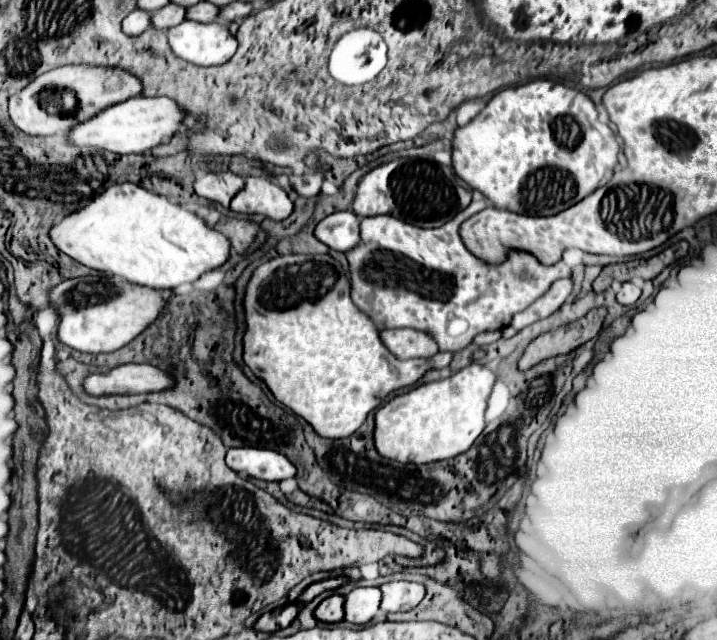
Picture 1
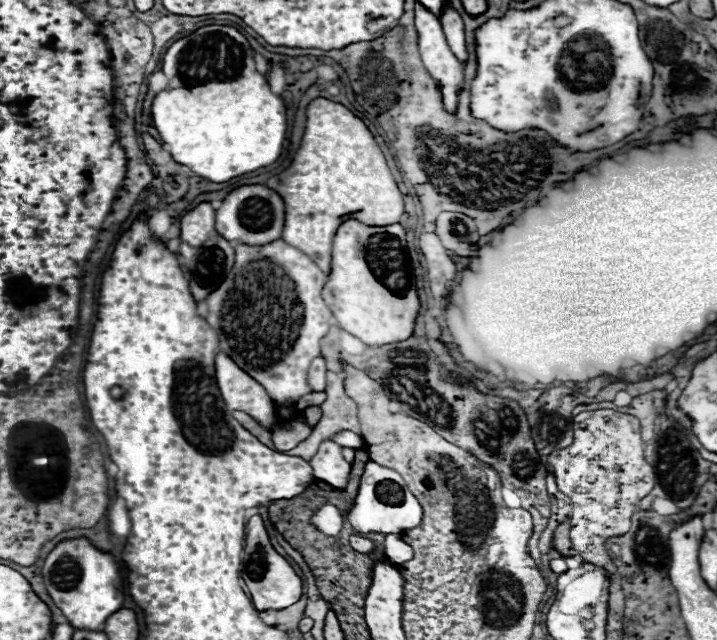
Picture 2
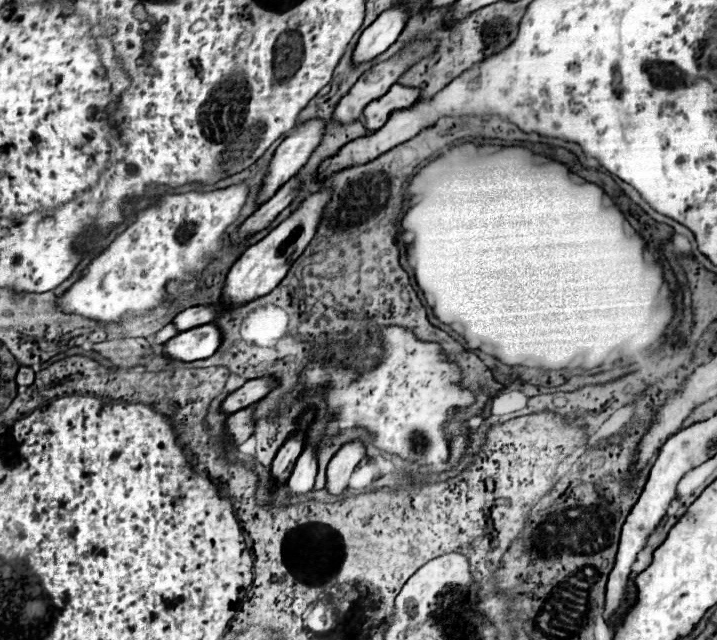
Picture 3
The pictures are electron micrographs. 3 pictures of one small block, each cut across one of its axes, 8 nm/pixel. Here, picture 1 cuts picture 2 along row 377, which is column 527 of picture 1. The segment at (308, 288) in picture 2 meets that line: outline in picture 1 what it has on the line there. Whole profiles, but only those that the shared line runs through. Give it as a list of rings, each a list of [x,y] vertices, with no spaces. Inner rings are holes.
[[[476,190],[470,206],[458,212],[450,222],[440,228],[418,228],[406,224],[394,216],[372,216],[360,222],[360,244],[346,252],[350,262],[350,280],[352,280],[352,300],[364,310],[380,330],[384,328],[414,328],[422,330],[436,338],[440,352],[460,352],[472,338],[484,330],[502,330],[510,324],[516,312],[526,310],[534,300],[538,300],[552,282],[560,278],[570,278],[572,268],[562,260],[546,266],[536,256],[524,250],[510,250],[508,258],[500,264],[488,264],[476,258],[460,238],[460,224],[472,214],[484,210],[488,200]]]

